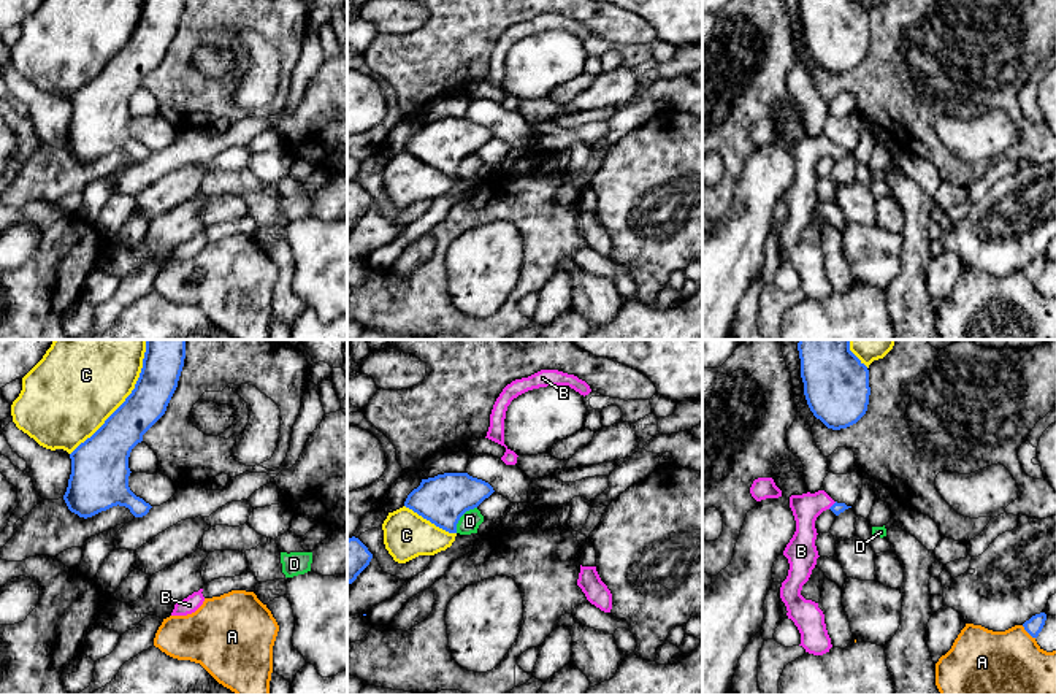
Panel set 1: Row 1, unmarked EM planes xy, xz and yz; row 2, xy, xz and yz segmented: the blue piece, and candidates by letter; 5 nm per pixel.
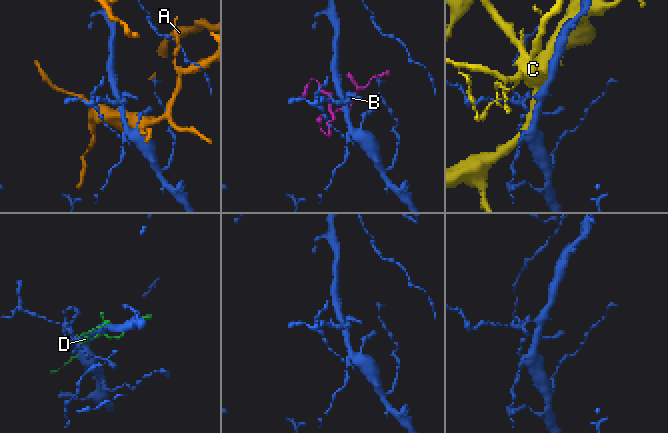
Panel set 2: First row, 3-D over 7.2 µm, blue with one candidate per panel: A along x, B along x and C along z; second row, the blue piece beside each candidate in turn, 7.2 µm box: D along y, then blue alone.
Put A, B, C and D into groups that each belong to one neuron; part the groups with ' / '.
A / B / C / D

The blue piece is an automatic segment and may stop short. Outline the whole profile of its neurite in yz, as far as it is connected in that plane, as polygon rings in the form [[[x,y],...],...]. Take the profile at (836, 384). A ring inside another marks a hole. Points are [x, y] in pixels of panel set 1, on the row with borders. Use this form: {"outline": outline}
{"outline": [[[799,340],[804,395],[828,428],[856,424],[869,405],[869,370],[850,351],[850,340]]]}

